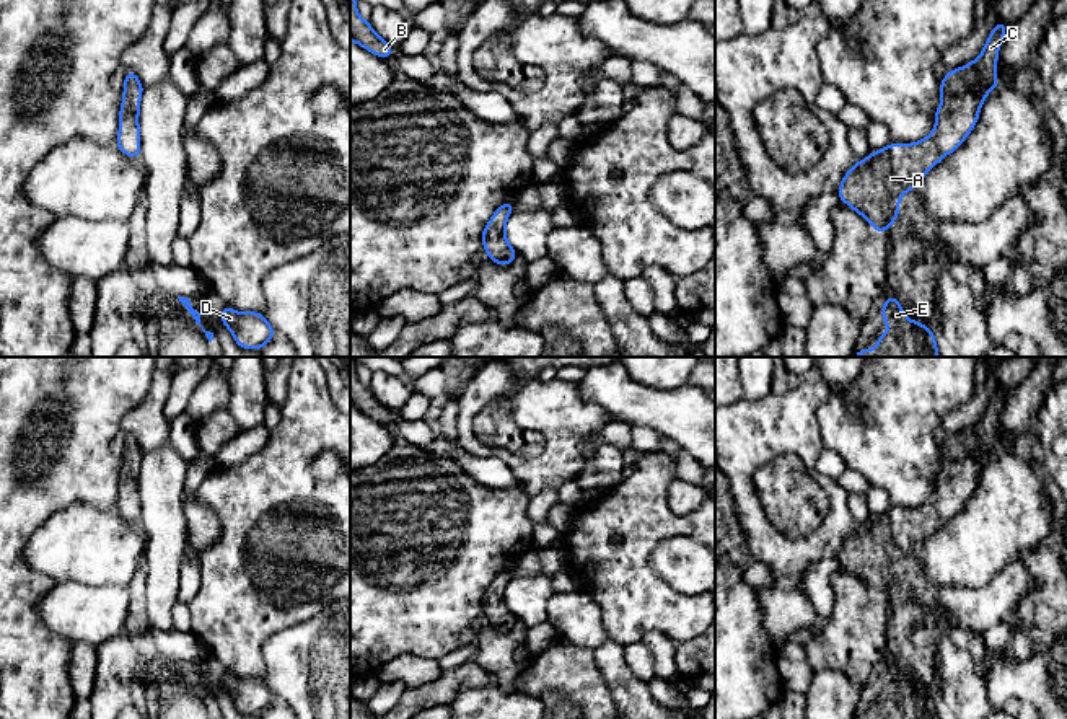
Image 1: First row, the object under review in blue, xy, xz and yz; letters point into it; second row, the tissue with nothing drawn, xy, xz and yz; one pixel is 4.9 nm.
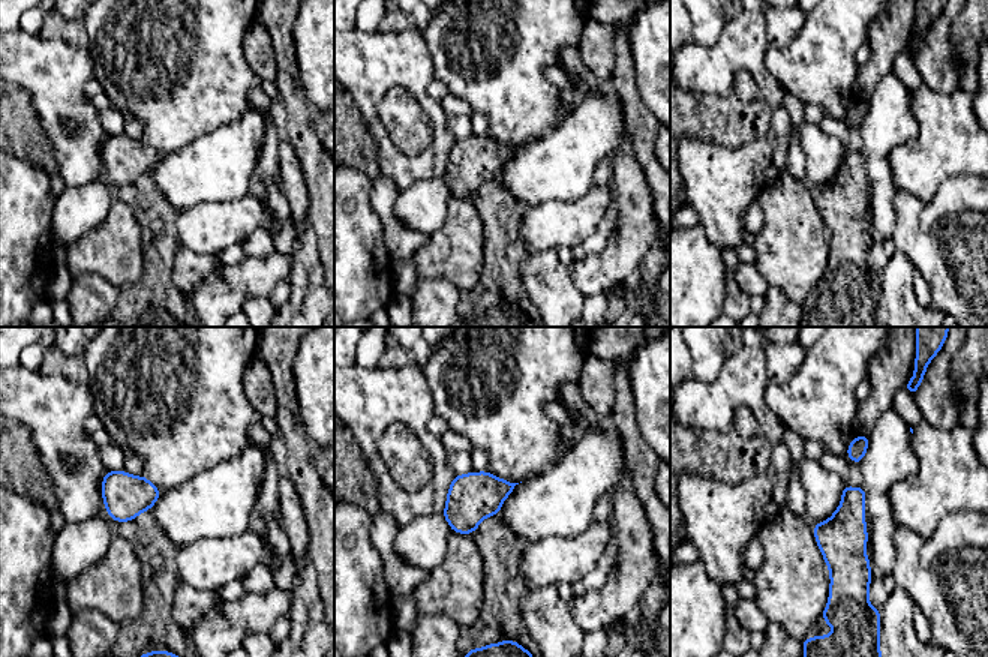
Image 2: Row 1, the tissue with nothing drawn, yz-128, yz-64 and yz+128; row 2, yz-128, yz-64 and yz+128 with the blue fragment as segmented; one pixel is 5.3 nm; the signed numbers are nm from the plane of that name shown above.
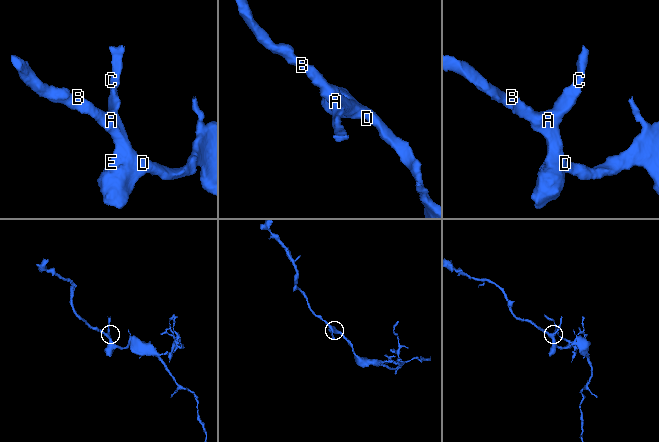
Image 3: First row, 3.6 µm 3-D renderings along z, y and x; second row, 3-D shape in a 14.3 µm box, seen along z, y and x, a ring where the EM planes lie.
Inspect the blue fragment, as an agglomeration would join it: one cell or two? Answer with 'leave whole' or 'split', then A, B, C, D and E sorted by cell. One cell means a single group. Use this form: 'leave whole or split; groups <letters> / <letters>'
leave whole; groups A B C D E

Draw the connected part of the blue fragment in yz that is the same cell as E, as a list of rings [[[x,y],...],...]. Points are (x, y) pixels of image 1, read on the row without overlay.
[[[889,660],[880,678],[885,682],[888,699],[878,699],[875,714],[855,716],[855,719],[938,719],[935,698],[920,686],[909,686],[894,660]]]

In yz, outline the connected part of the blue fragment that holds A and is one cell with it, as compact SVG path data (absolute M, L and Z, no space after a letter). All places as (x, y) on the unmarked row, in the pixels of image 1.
M997 386L981 421L948 435L940 447L942 468L930 501L917 509L889 509L863 527L857 525L845 538L837 554L839 566L862 579L875 595L888 598L898 585L899 561L912 556L929 535L961 512L976 491L984 465L999 452L995 432L1007 393Z

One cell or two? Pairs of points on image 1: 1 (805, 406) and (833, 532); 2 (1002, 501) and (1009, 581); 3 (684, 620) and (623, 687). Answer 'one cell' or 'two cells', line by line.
1: one cell
2: two cells
3: two cells

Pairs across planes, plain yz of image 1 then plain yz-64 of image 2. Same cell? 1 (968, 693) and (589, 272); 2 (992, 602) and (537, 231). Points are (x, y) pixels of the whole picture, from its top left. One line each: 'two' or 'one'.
1: two
2: one

